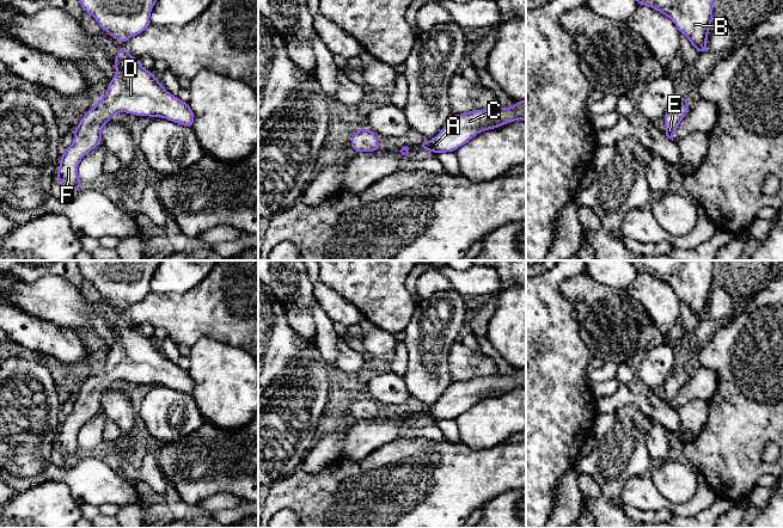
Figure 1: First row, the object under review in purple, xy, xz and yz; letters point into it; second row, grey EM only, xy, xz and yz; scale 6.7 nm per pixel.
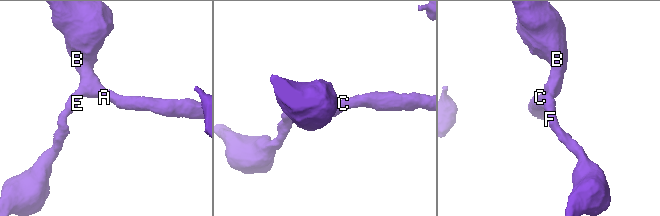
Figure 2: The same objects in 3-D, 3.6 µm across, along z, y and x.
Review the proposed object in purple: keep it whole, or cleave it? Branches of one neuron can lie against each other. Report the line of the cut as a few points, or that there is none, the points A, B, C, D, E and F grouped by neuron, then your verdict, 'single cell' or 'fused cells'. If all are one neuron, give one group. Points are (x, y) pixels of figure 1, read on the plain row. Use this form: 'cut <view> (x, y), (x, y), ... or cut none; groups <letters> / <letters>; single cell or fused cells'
cut none; groups A B C D E F; single cell

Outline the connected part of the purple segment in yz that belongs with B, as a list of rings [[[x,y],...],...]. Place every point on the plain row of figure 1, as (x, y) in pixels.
[[[630,260],[637,272],[667,283],[685,302],[698,321],[706,319],[712,290],[714,260]]]

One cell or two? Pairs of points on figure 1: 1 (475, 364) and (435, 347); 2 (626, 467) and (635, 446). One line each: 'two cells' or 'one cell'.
1: two cells
2: one cell

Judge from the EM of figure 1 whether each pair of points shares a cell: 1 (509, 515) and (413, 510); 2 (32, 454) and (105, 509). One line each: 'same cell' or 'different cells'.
1: different cells
2: different cells

